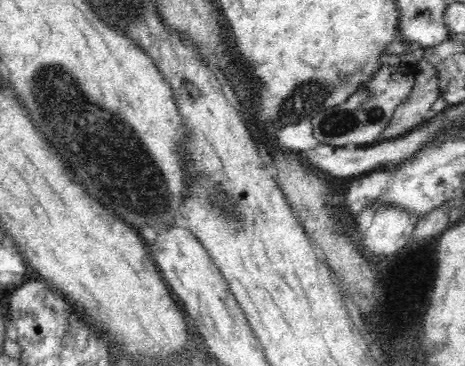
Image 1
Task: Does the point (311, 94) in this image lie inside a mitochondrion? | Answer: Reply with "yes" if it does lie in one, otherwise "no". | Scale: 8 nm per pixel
yes

